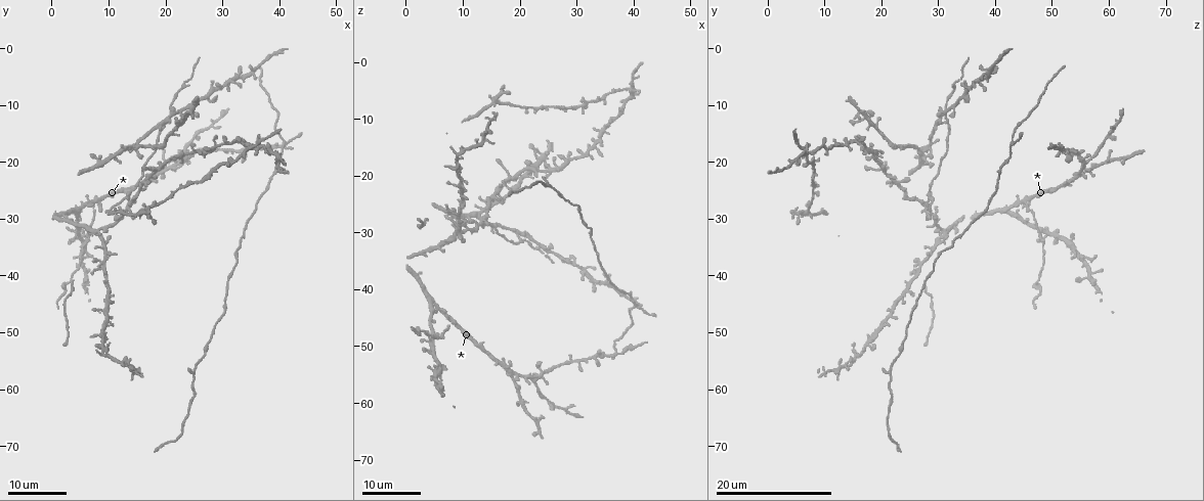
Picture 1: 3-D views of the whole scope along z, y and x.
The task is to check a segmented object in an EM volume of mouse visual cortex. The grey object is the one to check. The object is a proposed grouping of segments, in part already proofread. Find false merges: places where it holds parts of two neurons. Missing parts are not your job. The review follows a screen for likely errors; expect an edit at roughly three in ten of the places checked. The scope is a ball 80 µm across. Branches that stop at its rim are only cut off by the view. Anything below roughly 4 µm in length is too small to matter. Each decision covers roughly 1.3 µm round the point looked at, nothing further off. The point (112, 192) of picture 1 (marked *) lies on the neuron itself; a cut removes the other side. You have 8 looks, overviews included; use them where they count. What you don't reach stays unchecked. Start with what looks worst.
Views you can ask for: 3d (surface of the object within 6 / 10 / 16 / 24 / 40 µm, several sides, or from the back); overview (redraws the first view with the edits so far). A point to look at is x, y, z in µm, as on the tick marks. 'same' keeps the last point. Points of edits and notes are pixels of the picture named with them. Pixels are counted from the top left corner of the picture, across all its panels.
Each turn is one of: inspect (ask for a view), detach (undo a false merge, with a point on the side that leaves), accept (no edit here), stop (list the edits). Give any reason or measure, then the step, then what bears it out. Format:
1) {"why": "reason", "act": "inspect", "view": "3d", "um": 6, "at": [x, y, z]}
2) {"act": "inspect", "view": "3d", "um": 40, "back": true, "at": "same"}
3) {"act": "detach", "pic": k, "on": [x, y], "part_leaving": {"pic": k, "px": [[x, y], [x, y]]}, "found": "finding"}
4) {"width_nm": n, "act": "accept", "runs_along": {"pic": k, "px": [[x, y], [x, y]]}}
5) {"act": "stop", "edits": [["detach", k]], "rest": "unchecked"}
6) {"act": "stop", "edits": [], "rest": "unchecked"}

{"why": "side arm on a straight run", "act": "inspect", "view": "3d", "um": 16, "at": [6.5, 33.0, 47.5]}

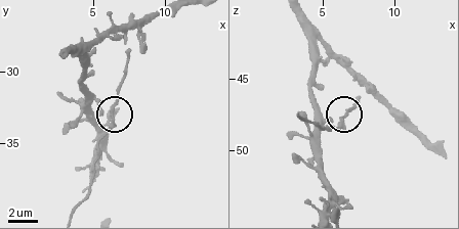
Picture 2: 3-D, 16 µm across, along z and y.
{"why": "zoom in", "act": "inspect", "view": "3d", "um": 6, "at": [6.4, 32.8, 47.8]}

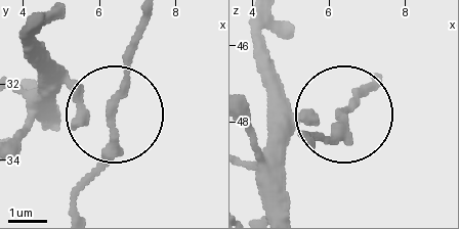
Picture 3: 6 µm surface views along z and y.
{"arms": 3, "act": "accept", "found": "one neuron here"}

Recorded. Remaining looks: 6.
{"why": "four arms meet", "act": "inspect", "view": "3d", "um": 24, "at": [9.0, 39.0, 27.0]}

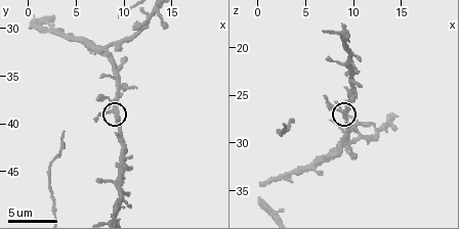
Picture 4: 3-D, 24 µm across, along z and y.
{"act": "inspect", "view": "3d", "um": 6, "at": [8.6, 38.6, 26.6]}

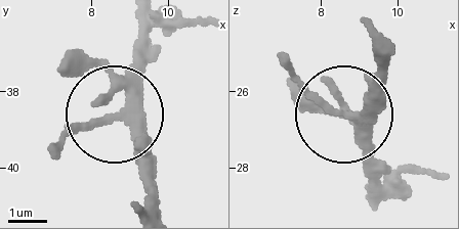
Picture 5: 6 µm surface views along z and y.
{"side_arm_um": 20, "act": "accept", "runs_along": {"pic": 5, "px": [[137, 18], [137, 77], [125, 106], [53, 142]]}, "found": "all the same neuron"}

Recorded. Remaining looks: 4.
{"why": "three-way junction", "act": "inspect", "view": "3d", "um": 16, "at": [22.5, 20.0, 56.0]}

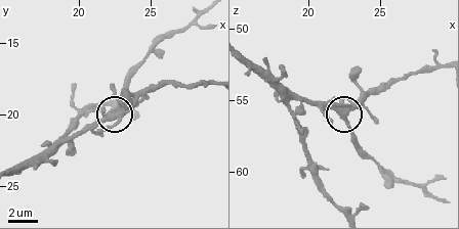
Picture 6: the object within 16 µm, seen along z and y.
{"why": "closer look", "act": "inspect", "view": "3d", "um": 10, "at": [22.6, 20.0, 56.0]}

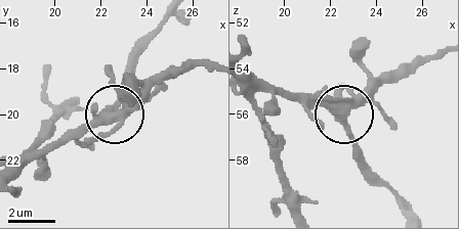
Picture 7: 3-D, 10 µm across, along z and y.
{"act": "inspect", "view": "3d", "um": 10, "back": true, "at": [22.6, 20.0, 56.0]}

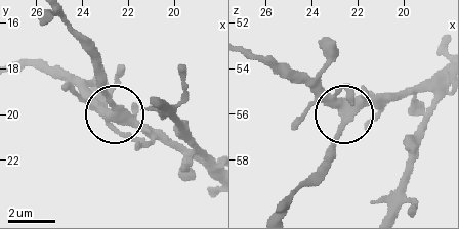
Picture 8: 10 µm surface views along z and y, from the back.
{"width_nm": 380, "act": "accept", "runs_along": {"pic": 8, "px": [[440, 69], [422, 82], [375, 94], [351, 109], [334, 154]]}, "found": "one neuron here"}

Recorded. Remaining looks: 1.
{"act": "stop", "edits": [], "rest": "unchecked"}

